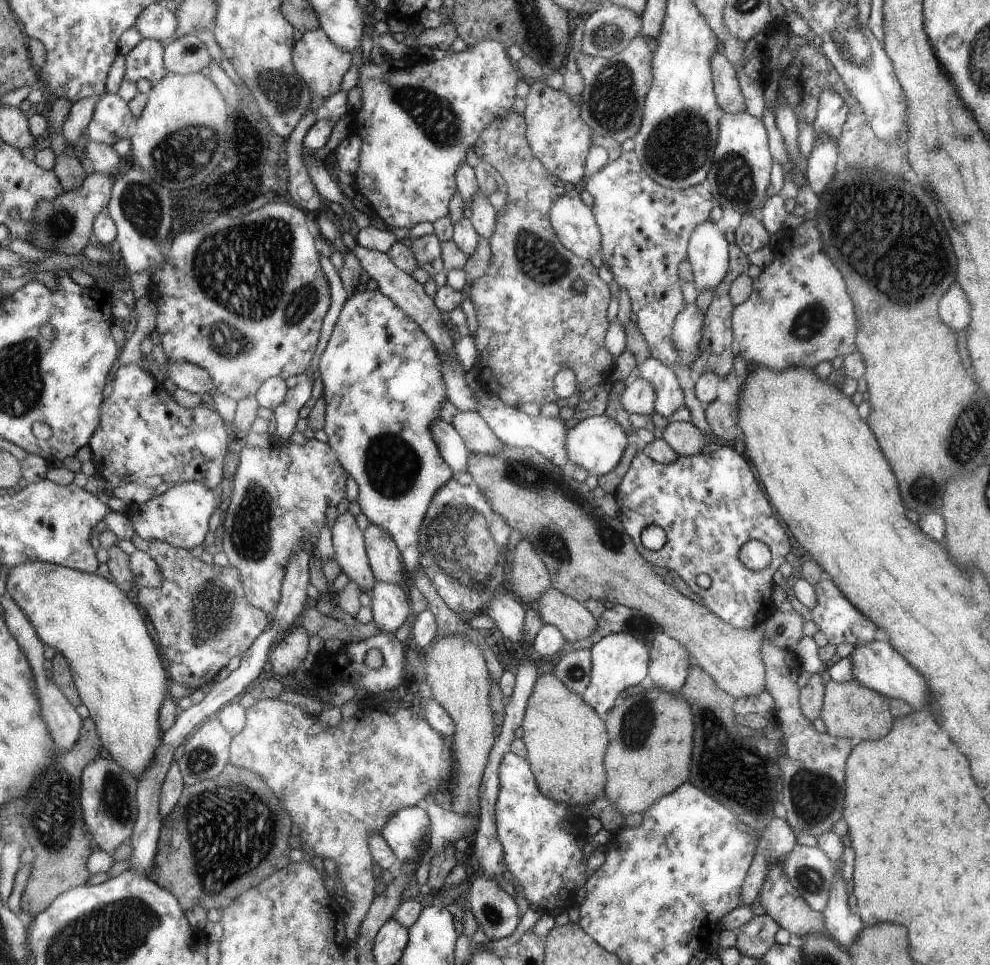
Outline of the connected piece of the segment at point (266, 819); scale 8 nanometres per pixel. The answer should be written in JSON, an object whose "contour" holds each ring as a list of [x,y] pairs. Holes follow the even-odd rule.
{"contour":[[[229,762],[219,778],[198,782],[195,786],[187,786],[175,810],[163,820],[161,845],[150,878],[174,893],[185,912],[195,907],[215,908],[222,911],[266,876],[289,864],[287,858],[289,830],[291,830],[291,820],[287,812],[281,808],[279,800],[273,796],[273,792],[267,788],[267,784],[255,774],[255,771],[242,769]],[[177,832],[181,832],[183,836],[183,844],[179,848],[173,848],[167,842]]]}

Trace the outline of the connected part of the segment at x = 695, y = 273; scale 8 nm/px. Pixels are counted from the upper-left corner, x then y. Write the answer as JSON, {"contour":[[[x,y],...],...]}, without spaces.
{"contour":[[[710,220],[698,224],[691,233],[687,254],[696,292],[713,292],[728,269],[728,242],[723,230]]]}

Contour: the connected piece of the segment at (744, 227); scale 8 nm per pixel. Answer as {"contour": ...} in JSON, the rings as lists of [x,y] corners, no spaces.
{"contour":[[[742,215],[739,226],[734,229],[734,243],[743,254],[755,252],[769,244],[769,236],[757,215]]]}

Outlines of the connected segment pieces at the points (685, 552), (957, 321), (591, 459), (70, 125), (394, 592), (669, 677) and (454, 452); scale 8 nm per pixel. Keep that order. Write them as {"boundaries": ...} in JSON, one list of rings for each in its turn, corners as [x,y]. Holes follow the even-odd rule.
{"boundaries":[[[[732,447],[717,448],[707,456],[702,453],[686,457],[678,456],[671,464],[655,462],[643,454],[643,451],[638,451],[613,495],[619,507],[617,518],[634,541],[638,552],[644,555],[644,560],[655,567],[660,567],[661,571],[666,569],[675,572],[693,594],[700,598],[703,606],[719,620],[723,620],[723,623],[739,630],[747,630],[764,623],[773,612],[776,612],[771,601],[771,590],[773,590],[771,576],[779,568],[779,564],[783,564],[785,554],[789,553],[789,536],[785,534],[785,528],[781,528],[765,494],[757,486],[751,468]],[[651,524],[659,526],[665,532],[665,544],[655,551],[643,548],[639,540],[643,528]],[[749,540],[759,540],[769,548],[771,561],[762,570],[749,570],[739,561],[739,548]],[[700,574],[705,574],[711,579],[709,588],[705,590],[695,583]]],[[[949,288],[939,300],[939,316],[947,320],[947,326],[956,332],[966,328],[970,321],[970,306],[965,293],[959,288]]],[[[605,414],[591,415],[566,430],[564,445],[573,464],[583,467],[589,475],[599,476],[609,472],[619,462],[627,446],[627,438],[622,425],[615,419]]],[[[101,92],[98,96],[87,96],[74,104],[71,114],[67,116],[67,122],[65,122],[65,128],[63,129],[65,138],[67,138],[71,144],[79,142],[81,136],[86,135],[87,126],[91,124],[95,108],[97,108],[99,100],[101,100],[105,94],[107,94],[107,92]]],[[[376,581],[369,594],[372,621],[379,632],[395,632],[405,623],[405,619],[411,613],[410,602],[399,584]]],[[[663,633],[654,635],[647,676],[655,688],[677,696],[689,675],[690,663],[687,650],[677,640]]],[[[435,419],[430,426],[430,435],[442,455],[442,459],[450,465],[453,473],[466,471],[470,452],[465,448],[463,439],[457,434],[451,423]]]]}

